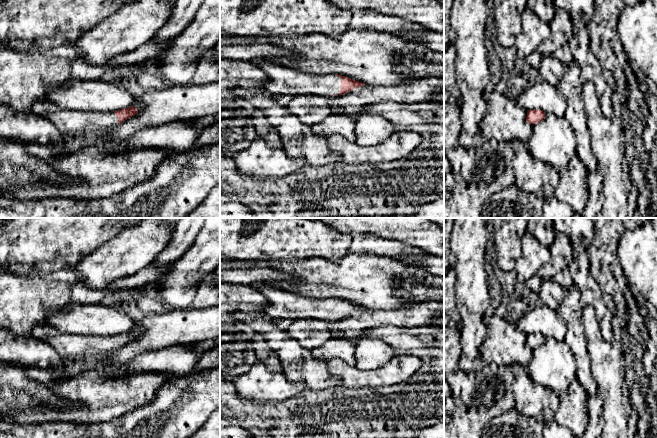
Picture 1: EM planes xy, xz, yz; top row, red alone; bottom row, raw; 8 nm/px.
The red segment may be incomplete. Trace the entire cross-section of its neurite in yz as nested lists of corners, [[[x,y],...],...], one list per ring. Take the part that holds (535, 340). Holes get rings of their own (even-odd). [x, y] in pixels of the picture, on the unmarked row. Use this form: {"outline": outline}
{"outline": [[[541,333],[528,334],[526,345],[529,348],[537,348],[545,342],[546,338]]]}

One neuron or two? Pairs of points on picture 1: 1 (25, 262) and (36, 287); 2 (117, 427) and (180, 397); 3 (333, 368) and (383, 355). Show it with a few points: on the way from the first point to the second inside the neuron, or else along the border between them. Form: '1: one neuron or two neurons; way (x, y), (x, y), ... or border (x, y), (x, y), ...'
1: two neurons; border (19, 275), (35, 276)
2: one neuron; way (133, 427), (150, 427), (164, 413)
3: two neurons; border (354, 365), (362, 369), (378, 368)

